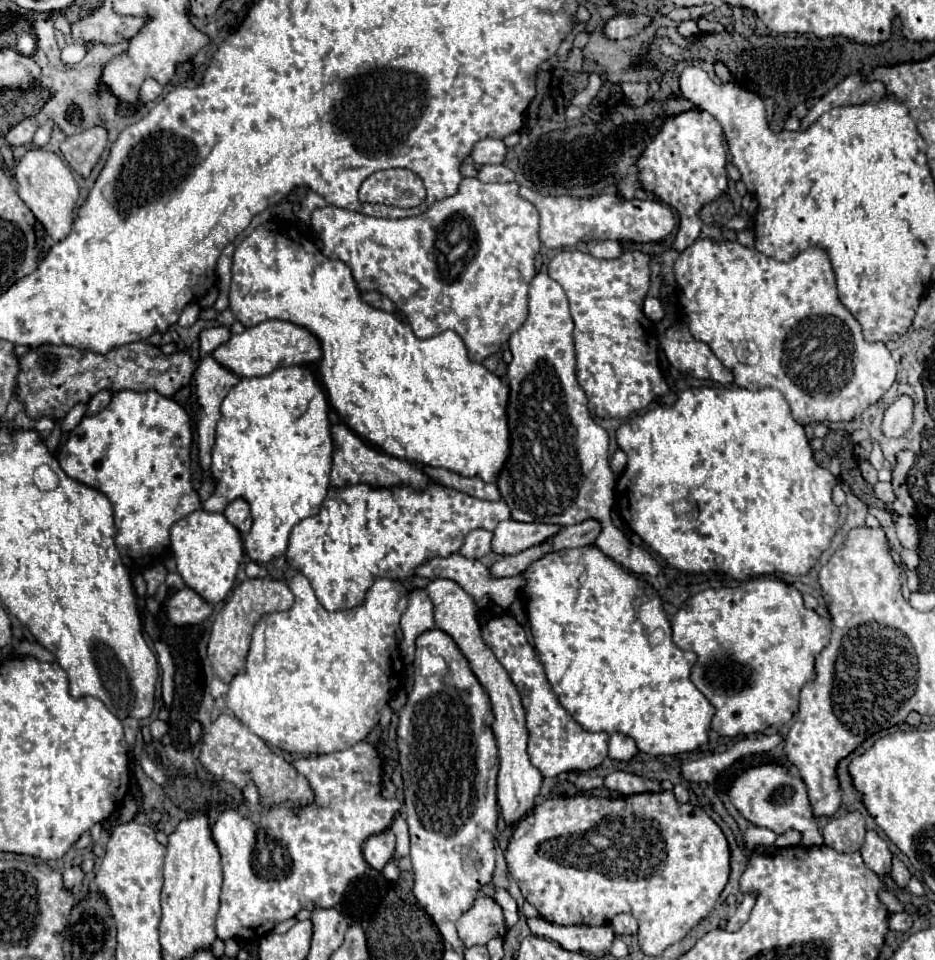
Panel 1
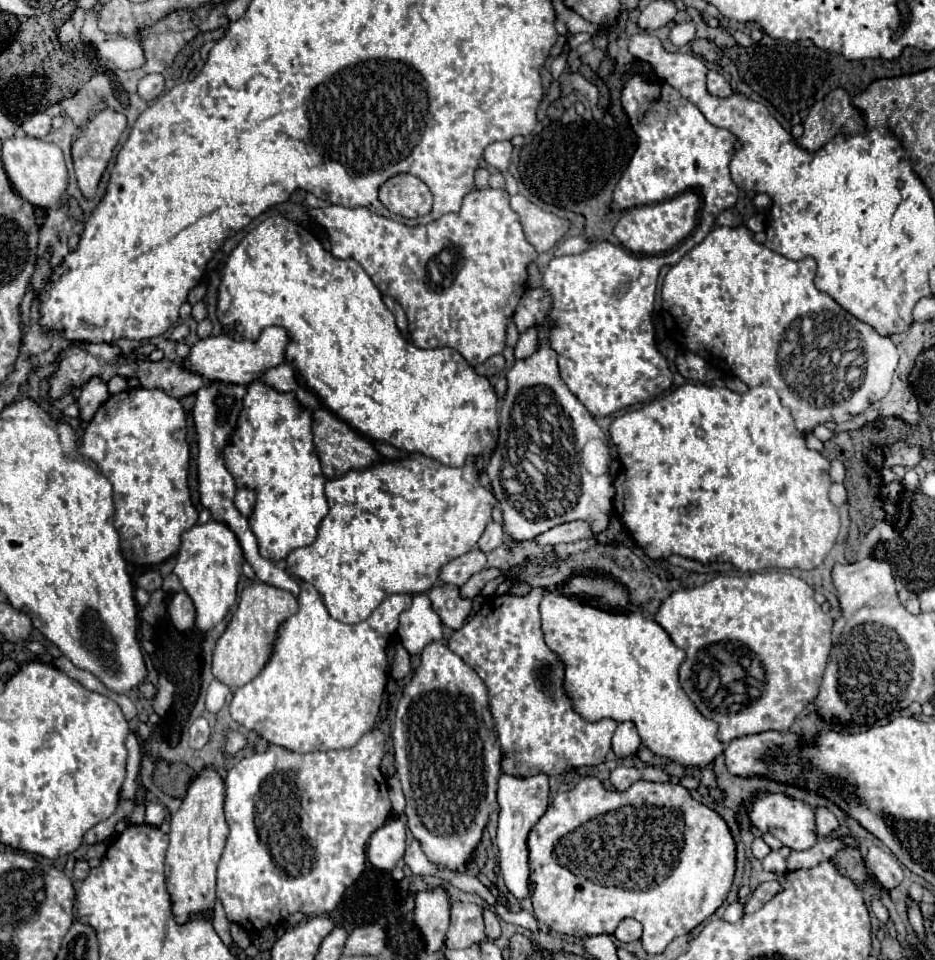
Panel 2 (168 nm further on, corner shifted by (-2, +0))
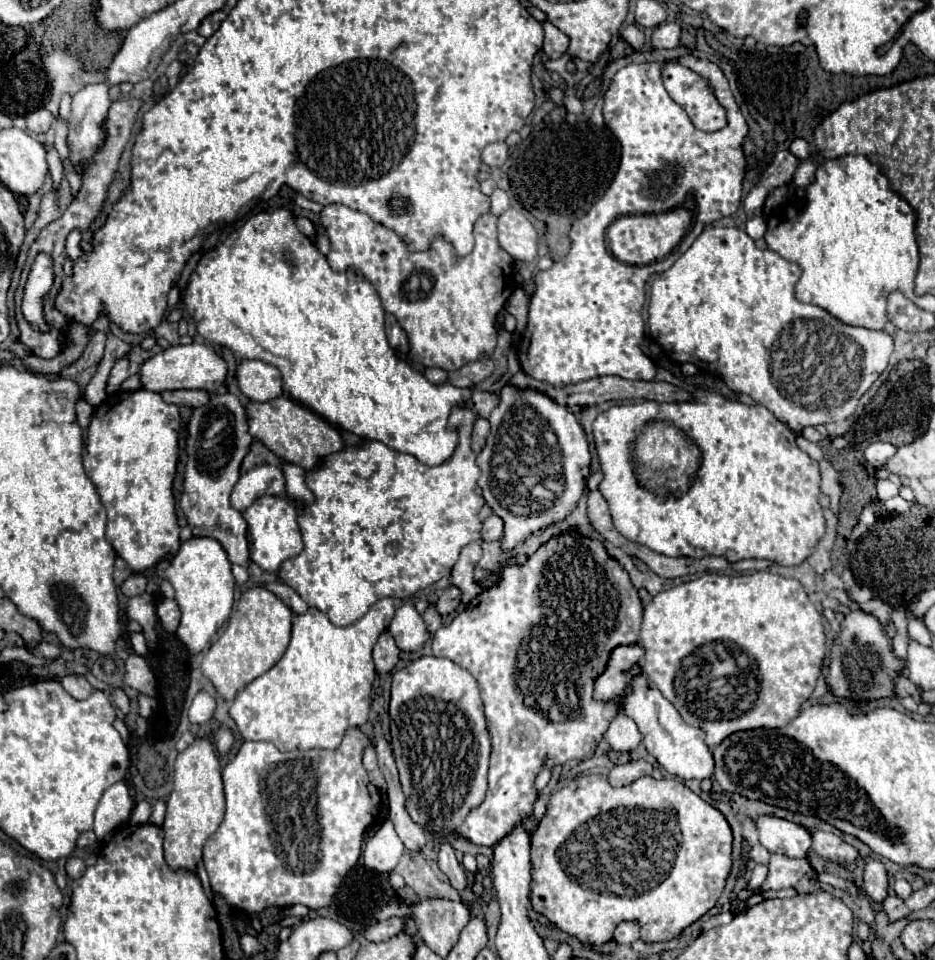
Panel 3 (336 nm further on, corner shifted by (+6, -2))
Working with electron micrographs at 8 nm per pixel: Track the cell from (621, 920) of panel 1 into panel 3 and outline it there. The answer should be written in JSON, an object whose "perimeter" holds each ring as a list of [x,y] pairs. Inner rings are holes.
{"perimeter":[[[623,921],[615,929],[617,943],[633,943],[639,939],[639,925],[635,921]]]}

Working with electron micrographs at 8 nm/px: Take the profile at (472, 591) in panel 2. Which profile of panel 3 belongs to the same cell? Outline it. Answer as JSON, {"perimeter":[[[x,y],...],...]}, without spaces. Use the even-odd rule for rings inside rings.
{"perimeter":[[[449,587],[443,591],[443,595],[437,599],[435,607],[441,615],[447,615],[451,611],[457,609],[457,605],[461,603],[461,589],[459,587]]]}

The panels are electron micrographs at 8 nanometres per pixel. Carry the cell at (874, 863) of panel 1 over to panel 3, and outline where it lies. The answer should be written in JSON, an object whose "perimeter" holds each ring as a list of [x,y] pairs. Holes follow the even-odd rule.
{"perimeter":[[[863,857],[863,879],[865,879],[865,893],[873,901],[885,901],[889,893],[889,879],[887,879],[887,869],[881,861],[873,857]]]}

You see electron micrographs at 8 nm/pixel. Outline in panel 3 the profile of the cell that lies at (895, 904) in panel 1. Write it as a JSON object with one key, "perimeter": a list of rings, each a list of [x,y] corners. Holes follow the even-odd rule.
{"perimeter":[[[771,853],[769,875],[763,889],[787,889],[793,887],[811,869],[809,857],[791,859],[783,853]]]}

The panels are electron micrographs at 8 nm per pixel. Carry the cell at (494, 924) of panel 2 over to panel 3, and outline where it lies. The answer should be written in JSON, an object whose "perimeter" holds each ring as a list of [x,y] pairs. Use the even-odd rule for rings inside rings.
{"perimeter":[[[441,843],[441,851],[439,851],[439,867],[441,871],[449,877],[451,887],[457,889],[459,893],[463,893],[469,885],[467,885],[467,877],[465,877],[465,869],[463,865],[457,861],[455,857],[455,849],[447,843]]]}

